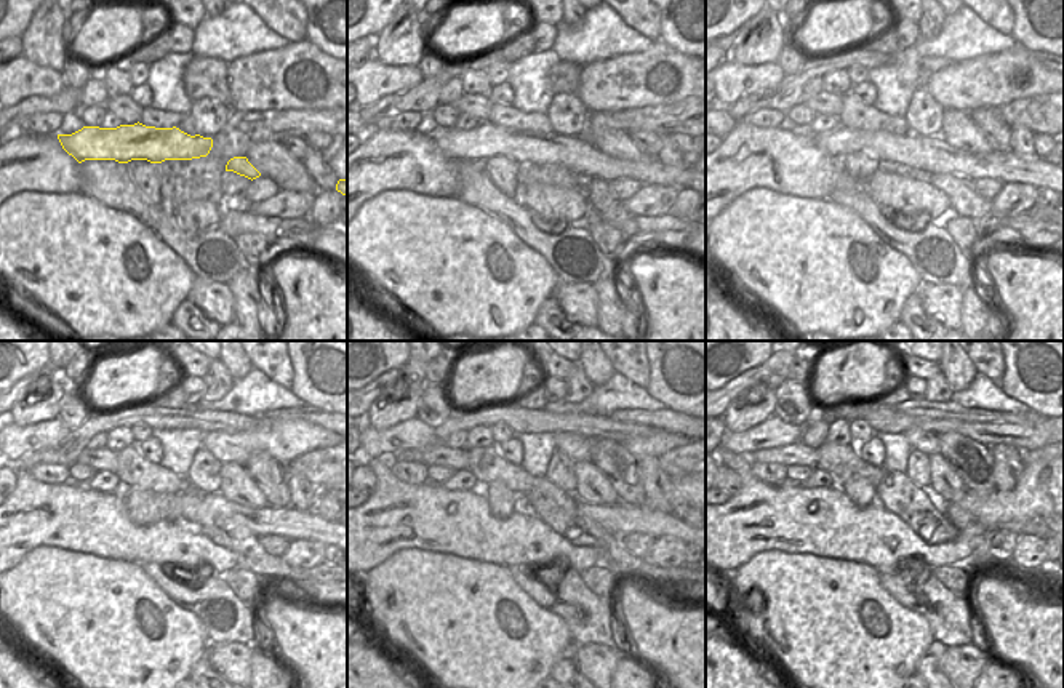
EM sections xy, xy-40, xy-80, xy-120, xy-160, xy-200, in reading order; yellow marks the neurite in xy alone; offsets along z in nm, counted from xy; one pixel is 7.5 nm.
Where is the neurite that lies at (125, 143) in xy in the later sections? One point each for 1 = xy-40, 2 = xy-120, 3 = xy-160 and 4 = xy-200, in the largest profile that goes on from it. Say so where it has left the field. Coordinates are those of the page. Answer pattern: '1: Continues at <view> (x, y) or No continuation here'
1: Continues at xy-40 (484, 141)
2: Continues at xy-120 (200, 509)
3: Continues at xy-160 (621, 519)
4: Continues at xy-200 (1023, 527)

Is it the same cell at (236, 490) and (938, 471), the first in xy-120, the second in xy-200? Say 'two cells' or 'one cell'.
one cell

